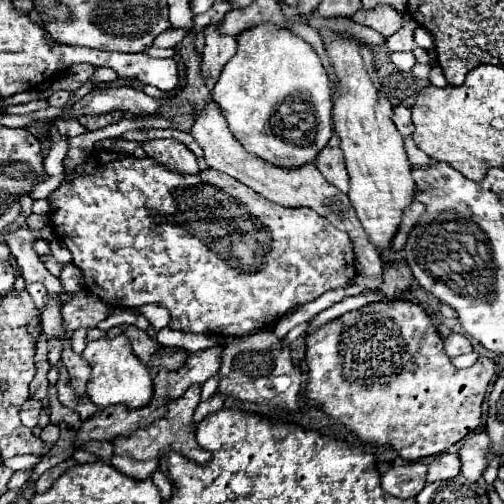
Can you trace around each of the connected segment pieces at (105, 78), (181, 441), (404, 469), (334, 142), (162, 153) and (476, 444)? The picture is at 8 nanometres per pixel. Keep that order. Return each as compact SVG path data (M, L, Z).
M102 67L102 69L96 69L94 71L94 75L88 79L90 83L110 83L110 81L114 81L118 75L112 71L112 69L108 69L108 67Z
M192 385L190 389L186 389L186 393L178 399L170 399L168 401L168 411L164 413L164 417L158 419L158 427L148 427L148 429L136 429L130 437L114 437L112 445L114 451L110 463L122 471L128 477L134 479L148 479L154 469L158 467L158 453L164 447L174 447L178 453L186 455L188 459L192 459L198 465L206 465L210 461L210 453L204 451L198 441L196 441L196 425L194 425L194 409L200 403L200 391L202 385Z
M422 461L394 467L384 475L386 493L396 495L400 499L416 497L424 489L424 485L426 485L426 465Z
M336 133L328 141L328 145L318 153L316 167L320 169L320 173L326 177L330 185L338 187L342 193L348 193L348 173L346 173L344 157L340 151L340 141Z
M174 139L146 141L142 147L148 153L148 157L166 165L166 169L174 169L180 173L198 173L196 155L180 141L174 141Z
M484 431L474 433L464 441L458 455L460 455L460 461L462 461L462 471L460 473L468 481L476 481L484 473L484 469L488 465L488 461L486 461L488 449L490 449L490 437Z

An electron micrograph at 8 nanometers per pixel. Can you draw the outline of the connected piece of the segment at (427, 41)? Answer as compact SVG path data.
M416 27L416 29L414 29L414 41L416 41L418 47L422 47L422 49L426 49L426 51L432 49L432 45L434 45L430 31L426 31L424 27Z

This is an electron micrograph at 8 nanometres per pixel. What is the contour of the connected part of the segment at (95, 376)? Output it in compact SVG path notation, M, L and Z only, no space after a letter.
M126 335L118 337L102 337L98 341L90 341L86 349L82 351L82 357L90 363L92 375L86 385L86 395L90 401L98 407L110 407L110 405L128 405L130 409L144 407L150 401L152 395L152 375L146 365L134 355L130 347L130 339Z

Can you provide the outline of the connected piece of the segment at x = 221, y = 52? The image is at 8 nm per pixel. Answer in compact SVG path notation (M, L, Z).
M208 25L204 29L206 37L206 47L204 47L204 57L202 57L202 77L210 89L216 85L224 65L234 57L236 53L236 37L218 33L218 25Z

